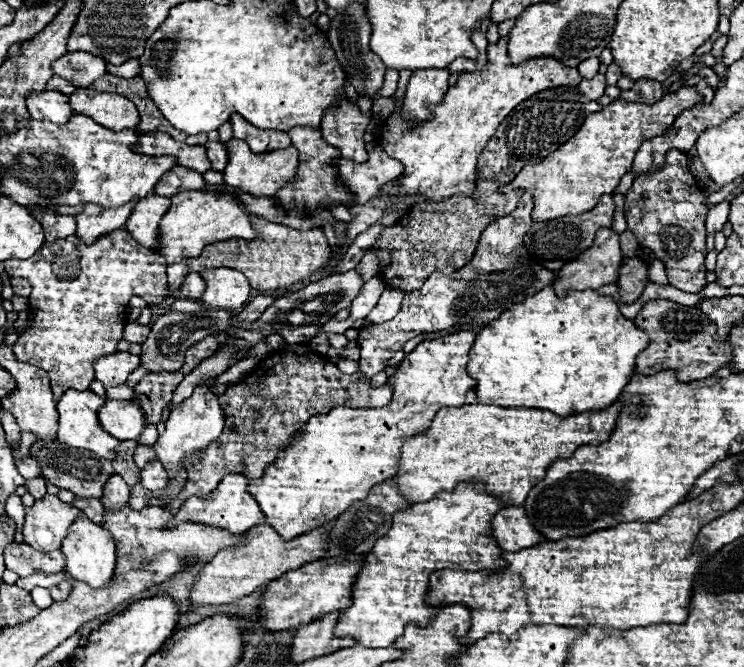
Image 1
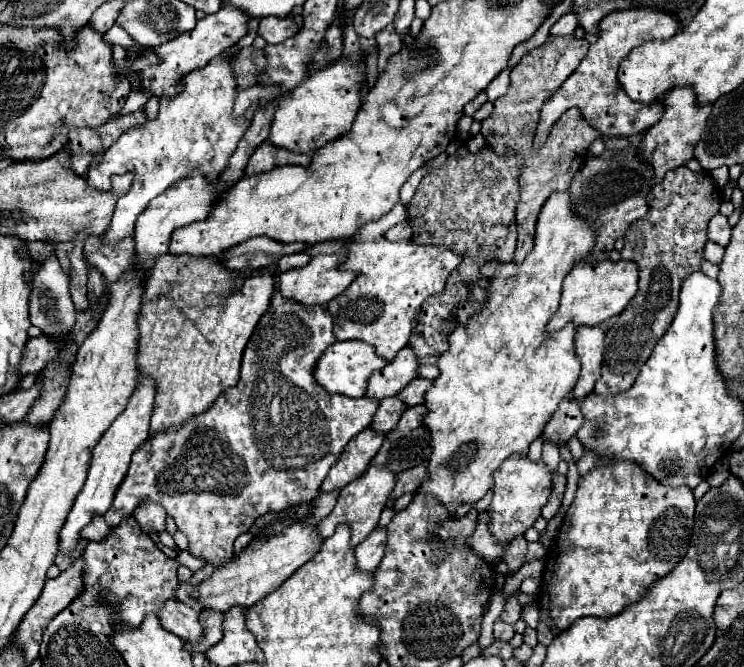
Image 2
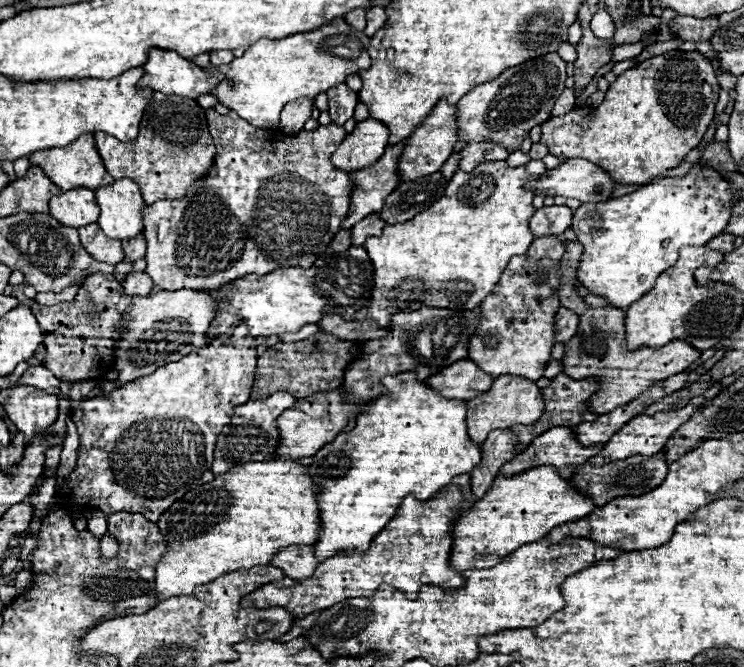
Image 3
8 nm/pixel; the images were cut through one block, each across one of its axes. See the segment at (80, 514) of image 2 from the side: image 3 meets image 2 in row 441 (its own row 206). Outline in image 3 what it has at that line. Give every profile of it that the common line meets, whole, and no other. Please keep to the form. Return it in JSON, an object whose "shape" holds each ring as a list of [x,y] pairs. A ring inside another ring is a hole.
{"shape":[[[122,178],[112,186],[98,188],[96,198],[100,204],[98,224],[108,238],[124,240],[144,234],[142,208],[146,206],[136,182]]]}

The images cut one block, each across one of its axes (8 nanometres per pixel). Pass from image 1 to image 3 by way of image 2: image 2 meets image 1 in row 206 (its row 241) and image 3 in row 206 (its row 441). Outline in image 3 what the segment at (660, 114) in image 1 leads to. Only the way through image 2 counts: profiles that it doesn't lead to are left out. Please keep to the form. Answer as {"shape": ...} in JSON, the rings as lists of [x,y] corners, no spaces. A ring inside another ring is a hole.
{"shape":[[[506,160],[482,162],[470,172],[458,170],[448,184],[442,200],[430,206],[426,212],[414,216],[414,220],[406,224],[390,226],[386,224],[382,236],[374,236],[366,240],[364,248],[374,264],[374,294],[366,308],[358,310],[354,320],[376,320],[378,326],[390,324],[390,314],[394,312],[410,312],[422,306],[428,308],[474,308],[484,302],[484,298],[492,292],[494,284],[500,280],[508,260],[512,256],[522,256],[534,234],[530,232],[530,218],[534,216],[532,198],[534,192],[526,192],[524,184],[530,180],[538,180],[526,172],[524,166],[510,168]]]}

